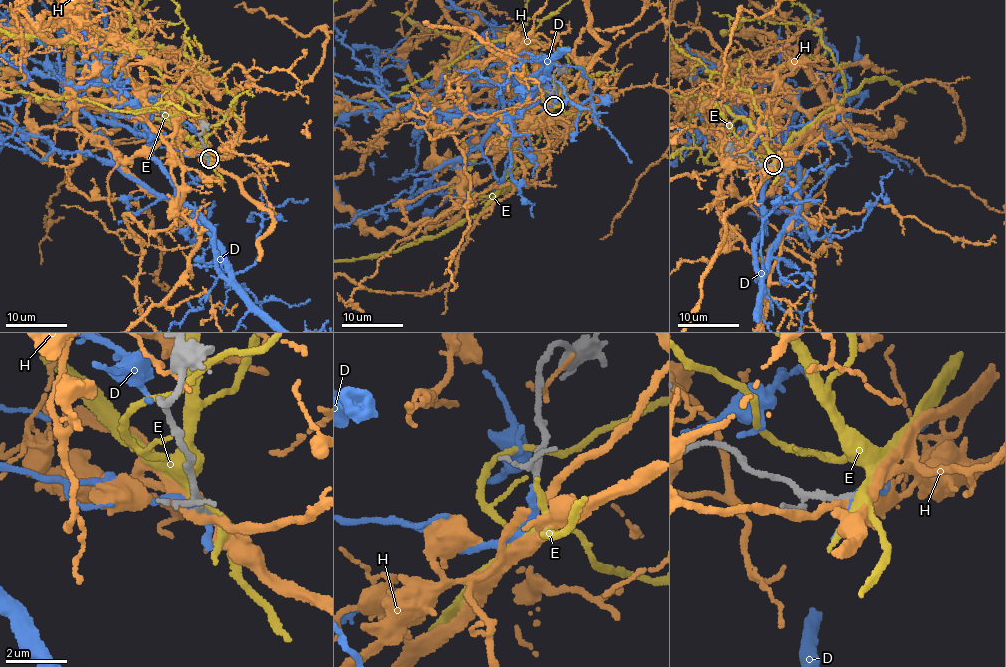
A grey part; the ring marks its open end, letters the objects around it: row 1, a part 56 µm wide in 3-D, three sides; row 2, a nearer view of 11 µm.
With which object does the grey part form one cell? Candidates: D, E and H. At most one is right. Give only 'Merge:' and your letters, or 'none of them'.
Merge: none of them

